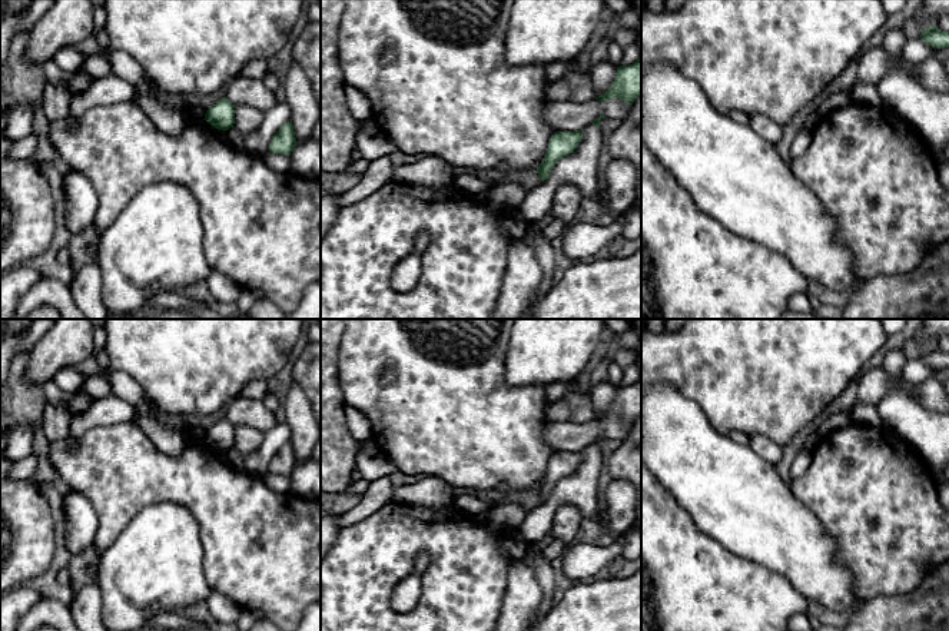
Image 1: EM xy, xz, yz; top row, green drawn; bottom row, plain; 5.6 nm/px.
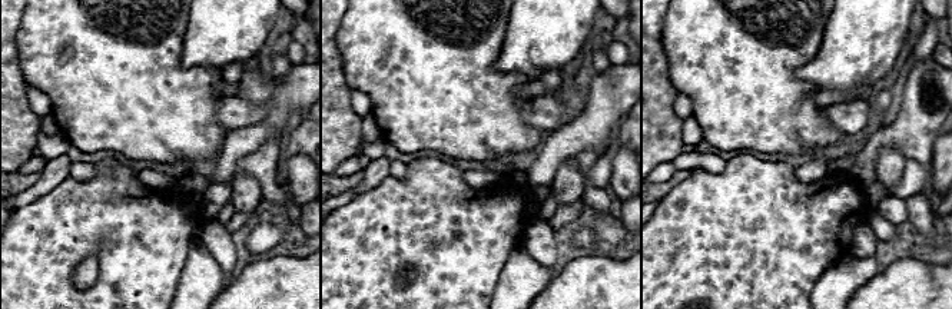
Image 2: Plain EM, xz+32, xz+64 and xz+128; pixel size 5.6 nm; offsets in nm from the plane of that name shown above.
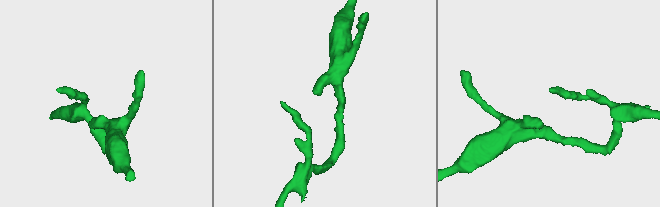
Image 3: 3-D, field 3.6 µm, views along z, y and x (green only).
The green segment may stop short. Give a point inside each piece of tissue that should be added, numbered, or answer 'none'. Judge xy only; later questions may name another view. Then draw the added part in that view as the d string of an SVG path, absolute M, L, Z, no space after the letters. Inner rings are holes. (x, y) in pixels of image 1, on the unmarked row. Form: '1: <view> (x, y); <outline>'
none

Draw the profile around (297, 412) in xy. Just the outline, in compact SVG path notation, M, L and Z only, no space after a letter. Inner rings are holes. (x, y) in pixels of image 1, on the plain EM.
M293 381L282 402L281 419L291 429L289 444L293 446L296 464L309 461L313 446L321 439L321 428L318 426L309 399Z

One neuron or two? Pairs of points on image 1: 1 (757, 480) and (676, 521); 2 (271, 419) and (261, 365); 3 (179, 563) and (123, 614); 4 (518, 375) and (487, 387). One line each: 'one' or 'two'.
1: two
2: two
3: one
4: two

